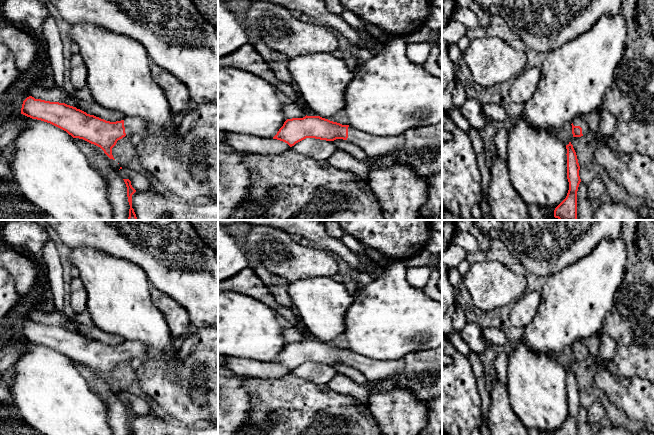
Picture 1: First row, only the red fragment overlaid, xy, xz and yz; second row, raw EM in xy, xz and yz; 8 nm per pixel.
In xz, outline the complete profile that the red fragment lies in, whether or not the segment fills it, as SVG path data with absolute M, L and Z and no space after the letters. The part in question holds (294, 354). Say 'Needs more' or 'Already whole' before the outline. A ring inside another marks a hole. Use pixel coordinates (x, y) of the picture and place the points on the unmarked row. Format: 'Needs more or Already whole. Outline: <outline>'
Needs more. Outline: M320 340L287 343L273 363L287 367L290 371L306 363L326 365L347 364L365 375L368 382L385 379L403 372L404 359L377 361L358 355L349 349L342 349Z

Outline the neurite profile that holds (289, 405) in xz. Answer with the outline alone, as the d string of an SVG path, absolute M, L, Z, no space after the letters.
M290 371L284 377L278 379L244 379L244 387L250 394L252 407L248 412L247 421L233 433L233 435L382 435L380 426L369 407L365 407L357 398L342 393L337 393L329 388L327 384L318 385L313 382L296 377Z

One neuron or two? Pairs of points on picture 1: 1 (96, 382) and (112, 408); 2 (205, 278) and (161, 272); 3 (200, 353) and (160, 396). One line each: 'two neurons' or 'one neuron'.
1: one neuron
2: one neuron
3: one neuron

